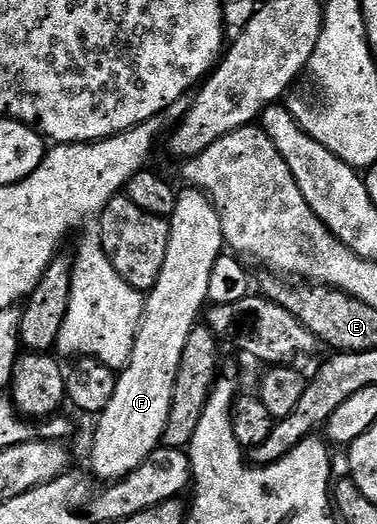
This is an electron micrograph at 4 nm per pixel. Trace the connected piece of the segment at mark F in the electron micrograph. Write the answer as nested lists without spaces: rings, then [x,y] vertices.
[[[188,187],[185,190],[184,194],[181,192],[176,198],[176,206],[170,218],[170,243],[166,247],[166,263],[162,263],[162,275],[158,275],[158,283],[153,289],[147,290],[142,323],[134,339],[134,351],[128,364],[119,370],[114,396],[98,414],[97,421],[100,422],[97,423],[96,434],[92,437],[90,469],[104,483],[122,480],[130,475],[130,471],[137,469],[154,450],[161,448],[166,419],[170,419],[170,403],[174,399],[174,379],[178,379],[178,363],[182,363],[182,351],[186,348],[186,339],[190,339],[190,331],[196,328],[205,312],[210,271],[214,271],[214,263],[226,249],[222,219],[218,219],[218,211],[212,200],[198,189]]]

